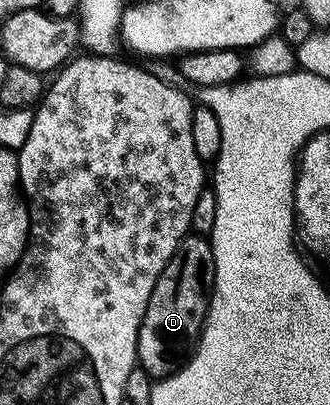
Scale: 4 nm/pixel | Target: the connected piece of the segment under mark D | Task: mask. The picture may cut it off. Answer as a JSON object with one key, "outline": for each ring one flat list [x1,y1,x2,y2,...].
{"outline":[[191,232,180,240,176,252,172,252,172,260,160,272,144,320,140,320,137,365,148,371,151,379,161,380,175,374,190,361,206,325,215,272,216,260,209,237]]}

